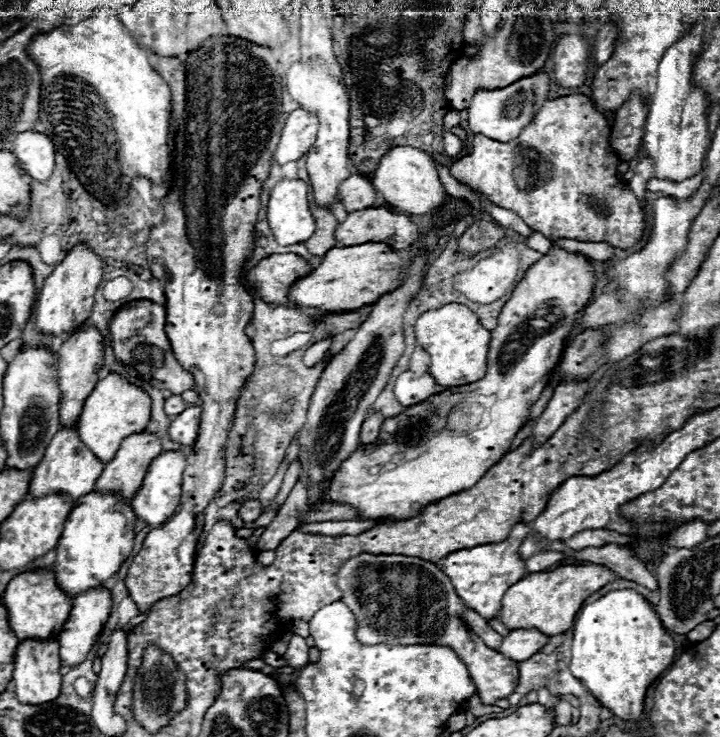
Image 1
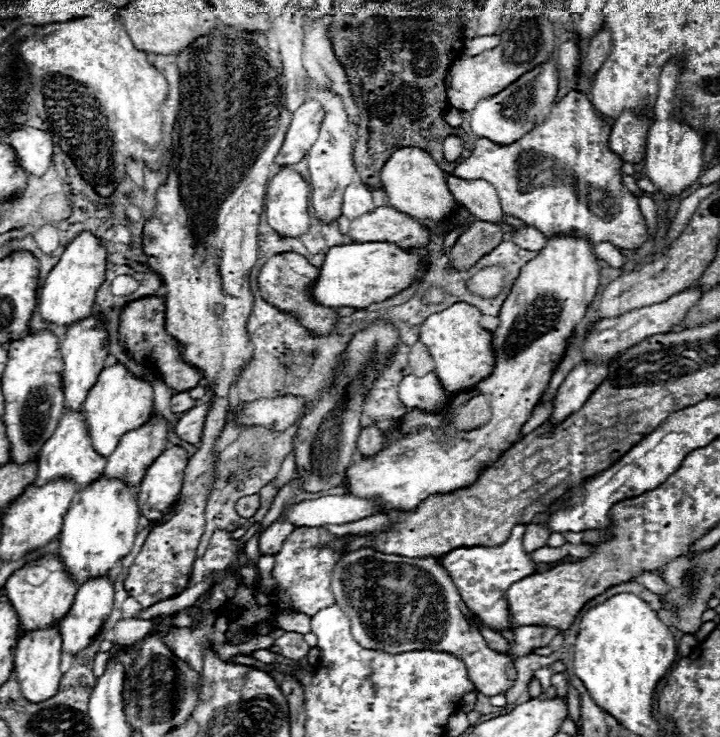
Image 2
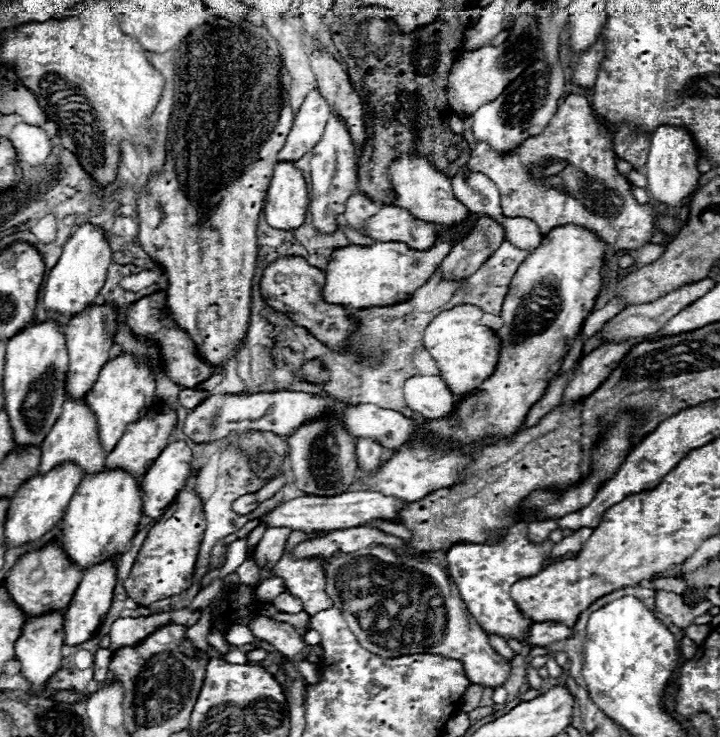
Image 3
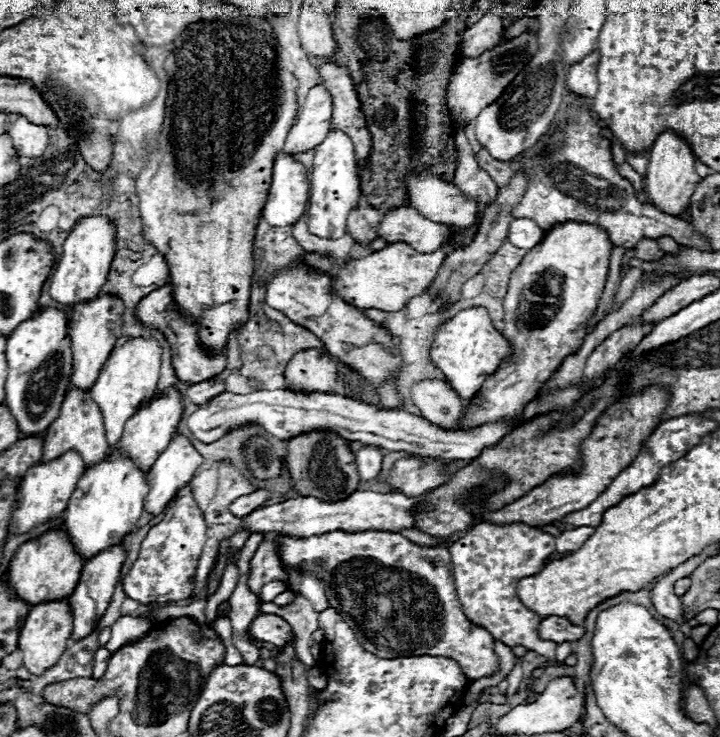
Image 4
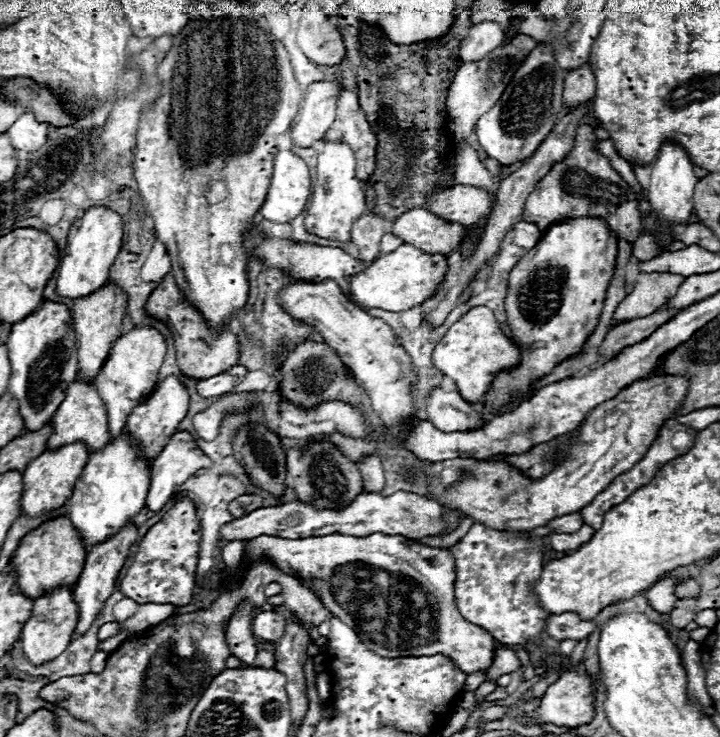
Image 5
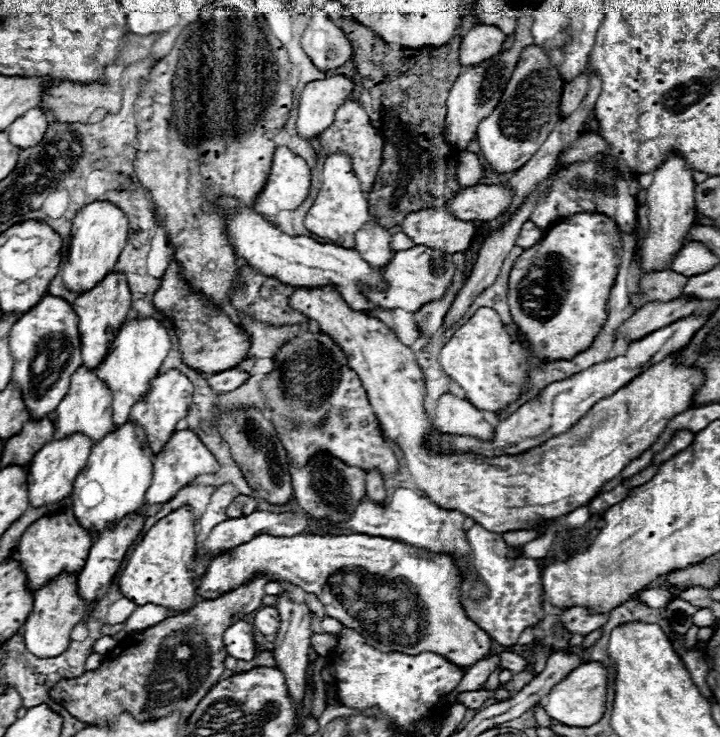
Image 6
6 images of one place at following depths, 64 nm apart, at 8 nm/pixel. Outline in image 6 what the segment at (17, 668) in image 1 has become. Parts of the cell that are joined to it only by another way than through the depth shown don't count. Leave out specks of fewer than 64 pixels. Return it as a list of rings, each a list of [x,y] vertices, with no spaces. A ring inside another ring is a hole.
[[[62,572],[54,580],[46,582],[36,594],[34,594],[34,608],[28,616],[28,620],[22,626],[22,636],[26,642],[26,648],[40,658],[50,658],[62,654],[70,640],[72,628],[84,618],[86,614],[86,602],[78,596],[78,578],[76,574]]]

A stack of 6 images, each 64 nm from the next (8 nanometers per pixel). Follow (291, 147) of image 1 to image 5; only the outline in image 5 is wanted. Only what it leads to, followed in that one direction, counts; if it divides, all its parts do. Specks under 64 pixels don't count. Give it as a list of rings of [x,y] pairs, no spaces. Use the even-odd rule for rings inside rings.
[[[312,82],[306,88],[306,94],[304,94],[304,98],[300,102],[300,110],[298,110],[298,116],[296,116],[296,124],[290,130],[292,140],[298,146],[306,146],[308,148],[316,140],[322,140],[324,138],[326,130],[334,122],[334,104],[338,100],[338,94],[340,94],[340,84],[338,82]]]

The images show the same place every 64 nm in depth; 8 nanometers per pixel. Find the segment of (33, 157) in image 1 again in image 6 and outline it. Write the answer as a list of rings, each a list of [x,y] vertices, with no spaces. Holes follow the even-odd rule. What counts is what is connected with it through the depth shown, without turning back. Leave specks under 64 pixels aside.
[[[32,108],[30,112],[22,114],[10,128],[6,128],[10,142],[18,148],[32,148],[42,142],[48,130],[48,116],[40,108]]]

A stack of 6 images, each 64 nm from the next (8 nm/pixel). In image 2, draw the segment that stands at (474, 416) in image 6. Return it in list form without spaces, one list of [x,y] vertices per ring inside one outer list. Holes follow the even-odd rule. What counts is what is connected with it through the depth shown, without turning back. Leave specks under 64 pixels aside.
[[[434,372],[418,378],[414,374],[406,376],[398,388],[400,400],[406,408],[420,408],[430,414],[438,414],[450,400],[450,394],[440,384]]]

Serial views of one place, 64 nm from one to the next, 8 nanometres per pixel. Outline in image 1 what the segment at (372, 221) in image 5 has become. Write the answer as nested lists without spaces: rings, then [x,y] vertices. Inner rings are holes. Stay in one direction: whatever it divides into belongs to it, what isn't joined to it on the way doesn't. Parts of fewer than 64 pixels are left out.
[[[352,174],[340,186],[340,200],[342,200],[342,206],[348,214],[358,212],[358,210],[366,210],[366,208],[374,206],[376,188],[362,174]]]

